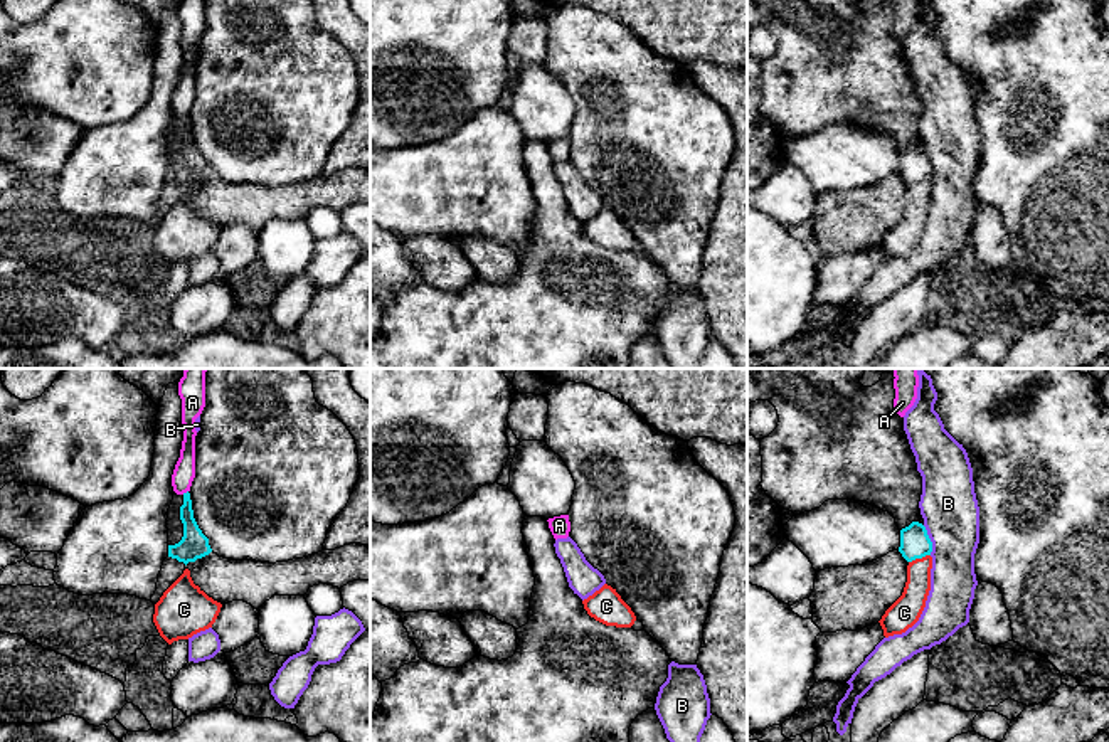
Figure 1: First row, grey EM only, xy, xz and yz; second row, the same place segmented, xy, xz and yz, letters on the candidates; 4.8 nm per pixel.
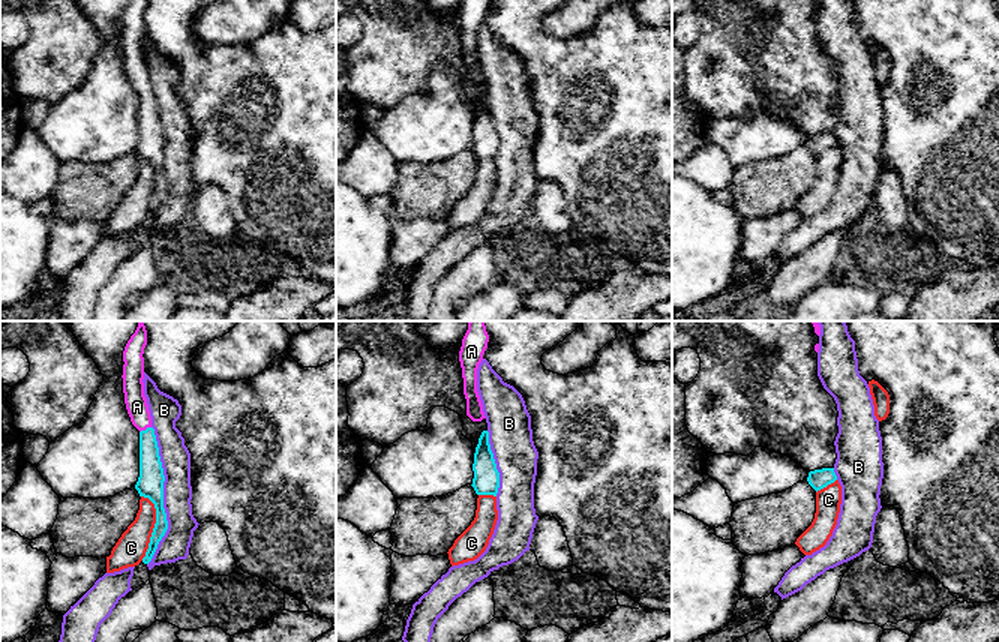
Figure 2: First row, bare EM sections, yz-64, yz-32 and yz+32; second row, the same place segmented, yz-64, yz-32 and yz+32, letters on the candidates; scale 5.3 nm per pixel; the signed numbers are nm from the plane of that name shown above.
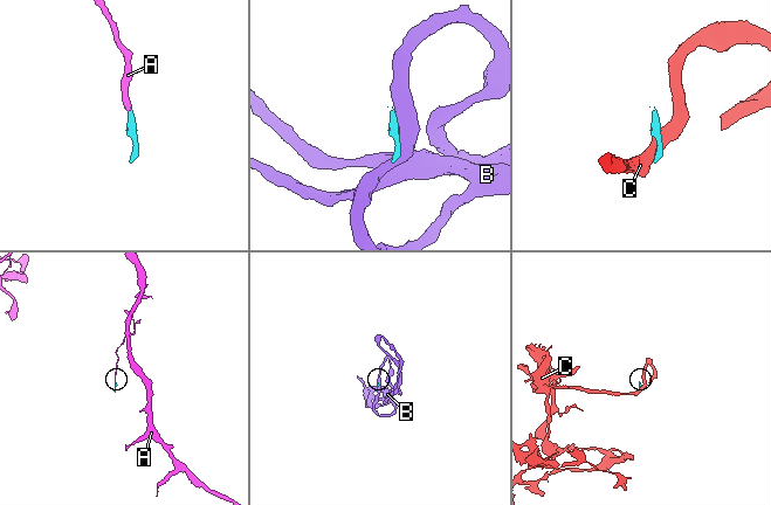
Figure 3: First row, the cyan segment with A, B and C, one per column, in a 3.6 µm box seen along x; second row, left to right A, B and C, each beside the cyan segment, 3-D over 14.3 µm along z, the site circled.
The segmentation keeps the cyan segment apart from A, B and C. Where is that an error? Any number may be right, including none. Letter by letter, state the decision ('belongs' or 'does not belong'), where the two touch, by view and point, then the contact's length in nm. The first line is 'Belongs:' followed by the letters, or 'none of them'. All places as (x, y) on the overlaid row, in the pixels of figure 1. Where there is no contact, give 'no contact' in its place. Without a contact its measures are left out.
Belongs: A
A: belongs; contact xy (184, 493); length 40 nm
B: does not belong; contact yz (929, 540); length 150 nm
C: does not belong; contact yz (919, 557); length 110 nm

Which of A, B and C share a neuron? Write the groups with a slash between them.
A / B C

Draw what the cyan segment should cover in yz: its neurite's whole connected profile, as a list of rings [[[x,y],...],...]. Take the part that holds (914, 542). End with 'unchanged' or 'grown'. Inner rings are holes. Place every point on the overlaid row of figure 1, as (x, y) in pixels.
[[[912,522],[909,527],[900,530],[899,552],[907,562],[931,555],[932,542],[922,523]]]; unchanged

